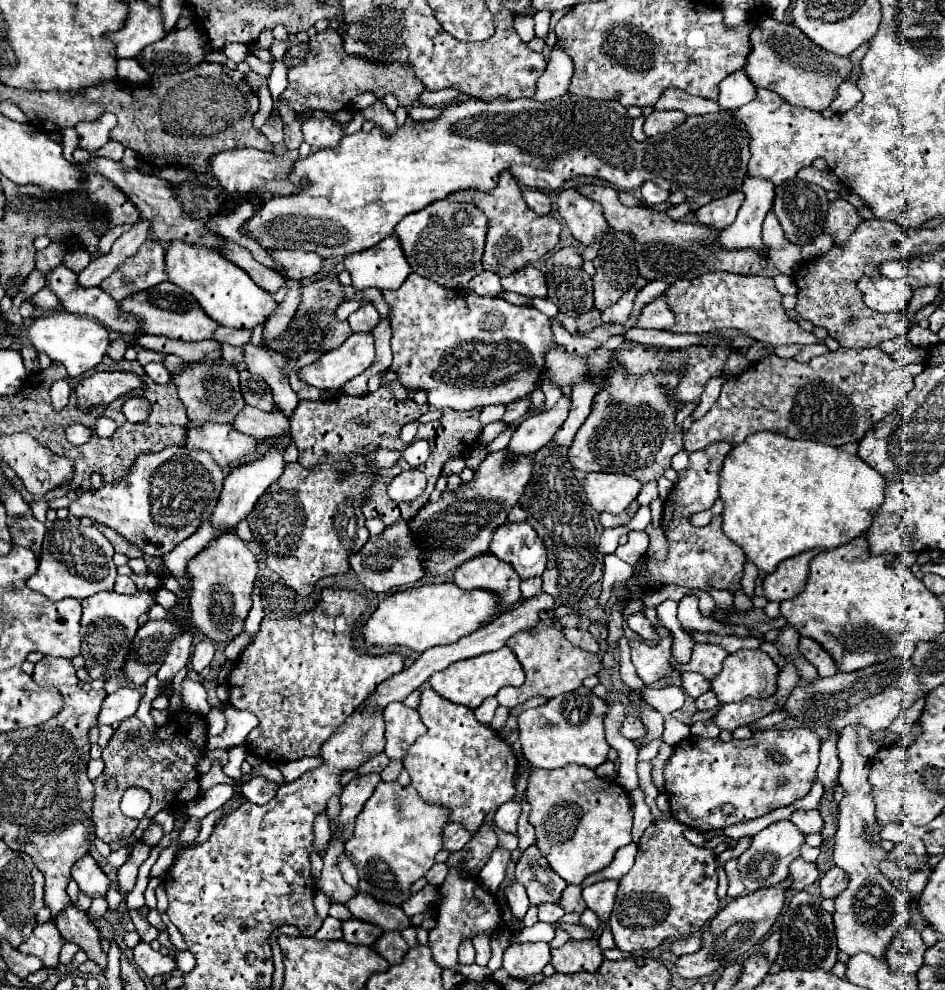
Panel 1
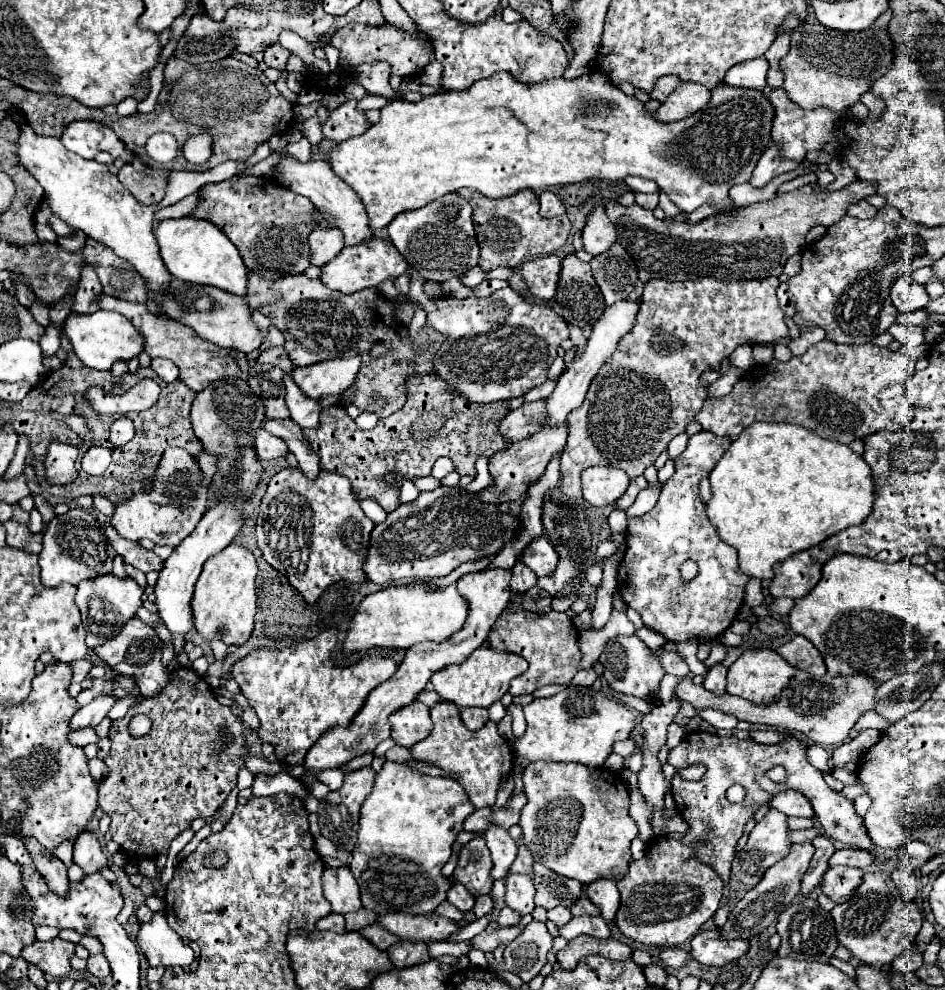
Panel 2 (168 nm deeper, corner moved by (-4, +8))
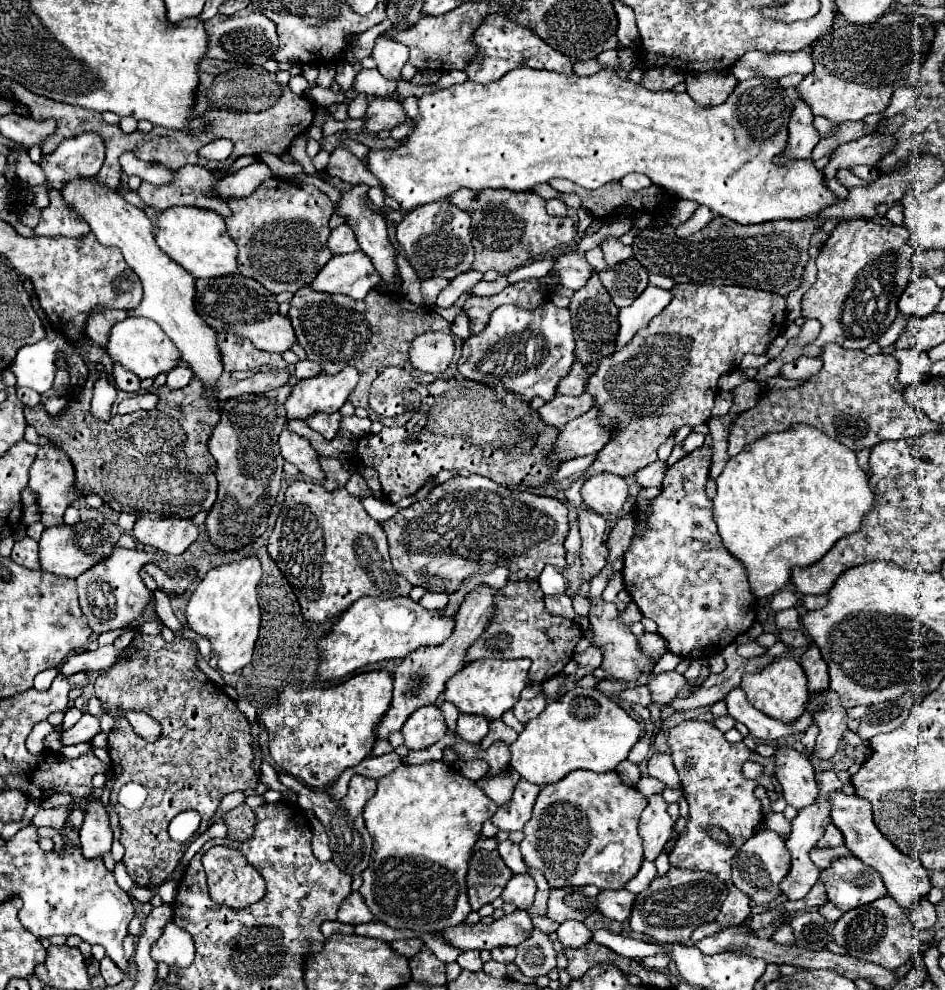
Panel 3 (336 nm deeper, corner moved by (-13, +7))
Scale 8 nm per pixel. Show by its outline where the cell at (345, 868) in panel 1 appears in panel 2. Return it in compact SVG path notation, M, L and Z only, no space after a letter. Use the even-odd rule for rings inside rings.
M317 836L317 838L315 838L315 850L317 850L321 856L339 858L339 860L343 860L345 864L349 862L349 854L347 854L345 850L337 850L337 846L333 846L333 842L329 842L329 840L323 838L323 836Z

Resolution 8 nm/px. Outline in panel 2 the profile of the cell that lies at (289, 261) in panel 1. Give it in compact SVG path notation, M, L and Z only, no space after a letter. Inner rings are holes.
M315 228L309 236L313 266L323 266L331 262L343 250L343 246L345 242L339 228Z

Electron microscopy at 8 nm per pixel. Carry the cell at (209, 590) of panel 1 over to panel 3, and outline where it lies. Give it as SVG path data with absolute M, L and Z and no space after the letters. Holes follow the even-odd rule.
M244 557L234 563L224 563L206 573L206 577L194 589L186 619L188 627L198 635L204 635L212 643L212 653L220 657L218 669L224 673L234 673L246 667L252 659L254 643L260 633L260 605L258 605L258 581L262 577L262 567L258 557Z

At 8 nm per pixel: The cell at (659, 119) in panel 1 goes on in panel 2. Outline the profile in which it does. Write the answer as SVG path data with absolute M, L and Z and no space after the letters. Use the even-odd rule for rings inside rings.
M681 82L669 98L661 104L661 108L655 112L655 118L661 122L675 122L691 116L693 112L699 112L711 98L711 90L701 84Z

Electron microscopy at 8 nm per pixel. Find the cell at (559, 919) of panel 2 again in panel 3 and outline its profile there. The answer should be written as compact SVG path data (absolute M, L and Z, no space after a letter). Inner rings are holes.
M574 919L560 923L560 927L558 927L556 933L558 933L560 943L566 945L566 947L582 947L592 937L592 933L588 931L588 927L582 921L574 921Z

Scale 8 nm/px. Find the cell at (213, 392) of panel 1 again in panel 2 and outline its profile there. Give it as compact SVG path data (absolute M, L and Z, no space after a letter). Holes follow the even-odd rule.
M221 380L205 388L195 396L191 408L191 424L195 436L201 440L203 448L217 456L217 472L213 474L213 490L215 500L225 502L247 502L251 500L253 492L257 490L265 470L253 450L253 438L257 428L263 426L267 420L265 406L259 398L251 392L249 384L243 380Z

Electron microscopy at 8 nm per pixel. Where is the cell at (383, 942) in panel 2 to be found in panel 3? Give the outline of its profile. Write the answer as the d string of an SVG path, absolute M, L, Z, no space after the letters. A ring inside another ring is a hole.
M422 939L394 941L394 943L390 943L390 947L392 947L398 955L402 955L402 957L414 957L414 955L420 951L420 947L422 947Z

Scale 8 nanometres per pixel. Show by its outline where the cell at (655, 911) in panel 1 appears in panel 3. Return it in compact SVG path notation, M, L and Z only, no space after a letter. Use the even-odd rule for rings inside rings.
M672 865L666 875L654 877L652 883L636 895L630 915L630 929L648 935L658 943L690 945L690 935L694 933L694 929L704 923L712 923L718 917L726 897L726 885L718 881L716 875Z

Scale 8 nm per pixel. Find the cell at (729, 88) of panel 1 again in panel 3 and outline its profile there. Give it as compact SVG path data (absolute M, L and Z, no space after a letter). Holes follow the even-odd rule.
M810 47L798 53L762 53L750 51L742 55L742 59L732 67L732 73L738 81L752 79L752 77L766 77L766 79L780 79L784 75L800 73L808 75L812 71Z

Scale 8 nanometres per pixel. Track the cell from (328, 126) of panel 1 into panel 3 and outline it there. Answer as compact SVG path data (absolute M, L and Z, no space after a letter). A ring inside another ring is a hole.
M376 97L374 101L368 103L368 111L364 115L364 133L370 133L370 135L376 135L378 131L382 129L392 129L396 127L398 123L414 123L412 119L408 119L402 111L402 105L394 99L382 99L382 97Z

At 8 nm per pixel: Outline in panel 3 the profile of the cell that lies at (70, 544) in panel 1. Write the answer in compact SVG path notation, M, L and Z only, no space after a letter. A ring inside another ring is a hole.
M80 521L76 525L56 525L48 527L42 533L40 539L40 567L42 571L62 575L62 577L80 577L90 567L102 563L102 559L108 559L114 547L114 539L110 531L106 531L98 521Z

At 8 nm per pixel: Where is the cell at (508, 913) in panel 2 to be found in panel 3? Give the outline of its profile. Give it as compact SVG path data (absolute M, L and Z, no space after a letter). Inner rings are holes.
M516 909L512 915L504 915L502 919L494 921L492 925L476 923L460 923L454 927L446 927L442 933L436 933L436 937L442 937L452 947L458 947L462 951L468 949L492 949L502 945L520 945L532 931L530 915L522 909Z

